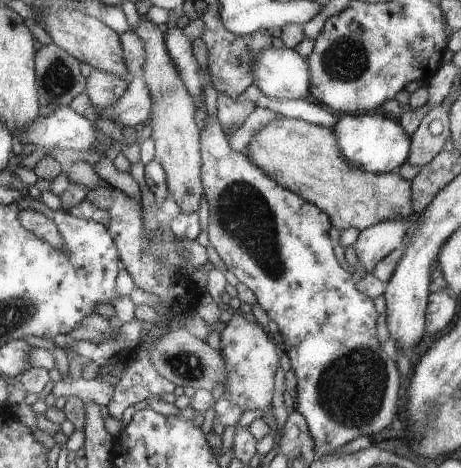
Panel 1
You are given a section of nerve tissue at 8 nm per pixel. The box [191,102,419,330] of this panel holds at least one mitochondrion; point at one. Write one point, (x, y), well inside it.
(243, 215)

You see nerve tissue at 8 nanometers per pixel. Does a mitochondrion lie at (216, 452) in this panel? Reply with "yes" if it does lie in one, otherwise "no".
no

